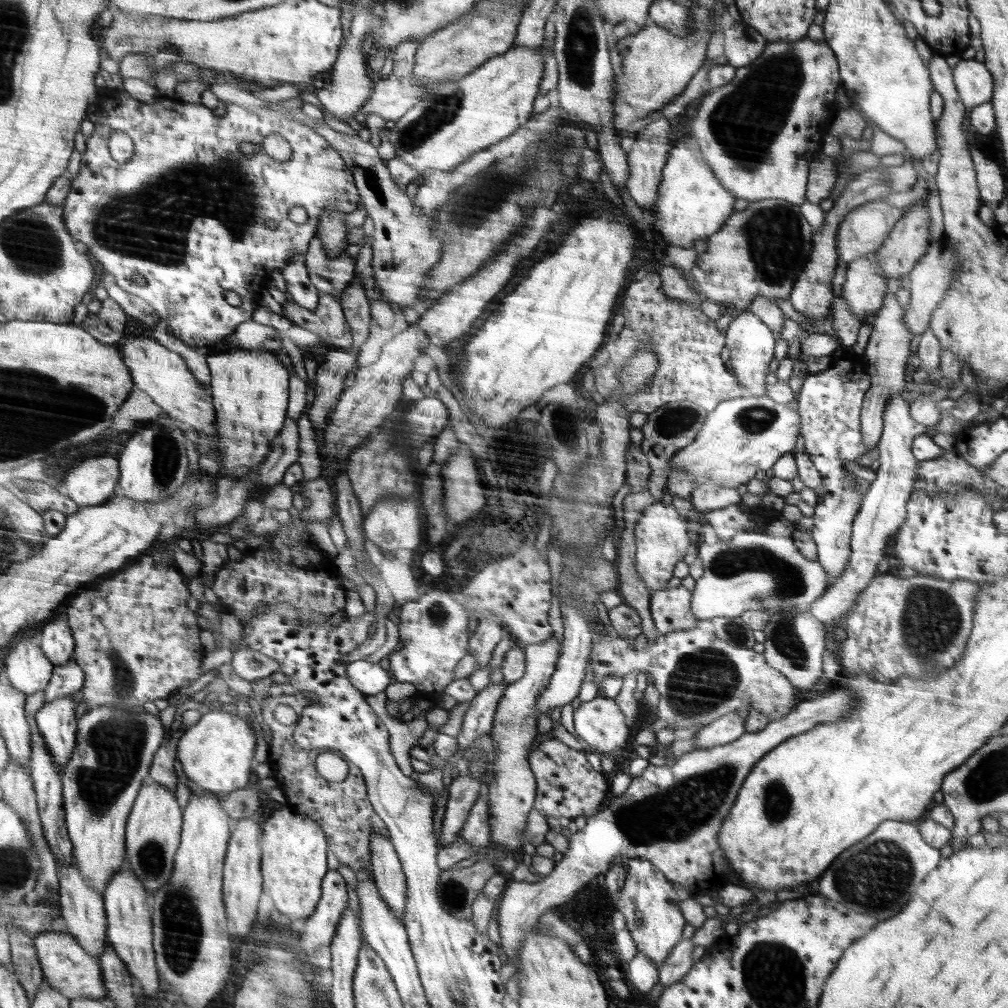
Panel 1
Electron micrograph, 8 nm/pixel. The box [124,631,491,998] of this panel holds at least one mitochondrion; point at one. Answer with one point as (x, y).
(182, 930)

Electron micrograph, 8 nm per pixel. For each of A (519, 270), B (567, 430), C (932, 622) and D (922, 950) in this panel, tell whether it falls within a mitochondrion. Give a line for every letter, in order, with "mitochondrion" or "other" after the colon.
A: other
B: mitochondrion
C: mitochondrion
D: other

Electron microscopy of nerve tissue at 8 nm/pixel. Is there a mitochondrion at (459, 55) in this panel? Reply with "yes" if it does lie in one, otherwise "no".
yes

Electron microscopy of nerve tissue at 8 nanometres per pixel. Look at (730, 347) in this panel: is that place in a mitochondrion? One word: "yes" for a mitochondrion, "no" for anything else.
no

